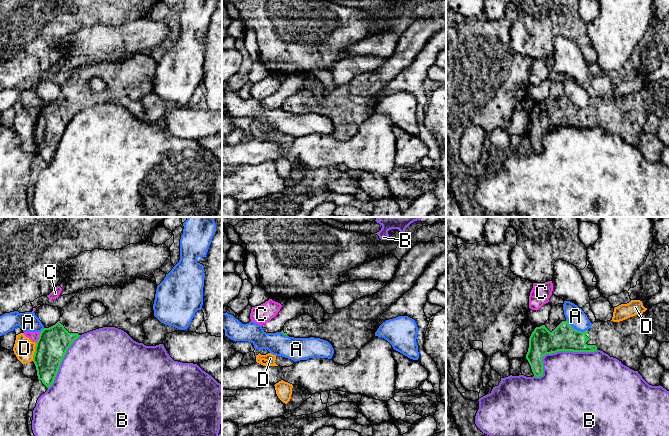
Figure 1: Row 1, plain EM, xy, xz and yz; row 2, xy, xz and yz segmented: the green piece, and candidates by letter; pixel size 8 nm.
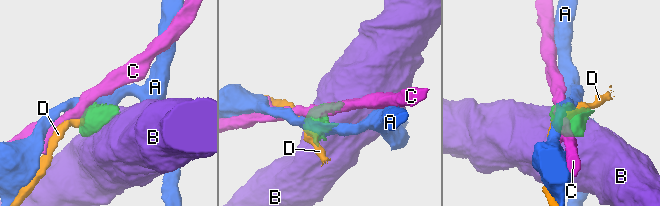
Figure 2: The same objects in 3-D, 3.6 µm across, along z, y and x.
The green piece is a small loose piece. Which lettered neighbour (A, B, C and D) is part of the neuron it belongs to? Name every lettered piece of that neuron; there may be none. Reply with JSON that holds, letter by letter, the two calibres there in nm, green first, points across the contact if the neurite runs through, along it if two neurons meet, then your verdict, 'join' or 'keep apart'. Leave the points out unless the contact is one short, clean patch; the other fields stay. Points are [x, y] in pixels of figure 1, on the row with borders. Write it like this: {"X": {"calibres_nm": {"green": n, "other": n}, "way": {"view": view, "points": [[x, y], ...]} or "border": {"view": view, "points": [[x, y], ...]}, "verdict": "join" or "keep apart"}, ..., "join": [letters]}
{"A": {"calibres_nm": {"green": 220, "other": 150}, "border": {"view": "yz", "points": [[566, 319], [574, 328], [581, 331], [587, 330]]}, "verdict": "keep apart"}, "B": {"calibres_nm": {"green": 220, "other": 460}, "verdict": "keep apart"}, "C": {"calibres_nm": {"green": 260, "other": 80}, "border": {"view": "xy", "points": [[40, 332], [35, 342]]}, "verdict": "keep apart"}, "D": {"calibres_nm": {"green": 260, "other": 170}, "verdict": "keep apart"}, "join": []}

